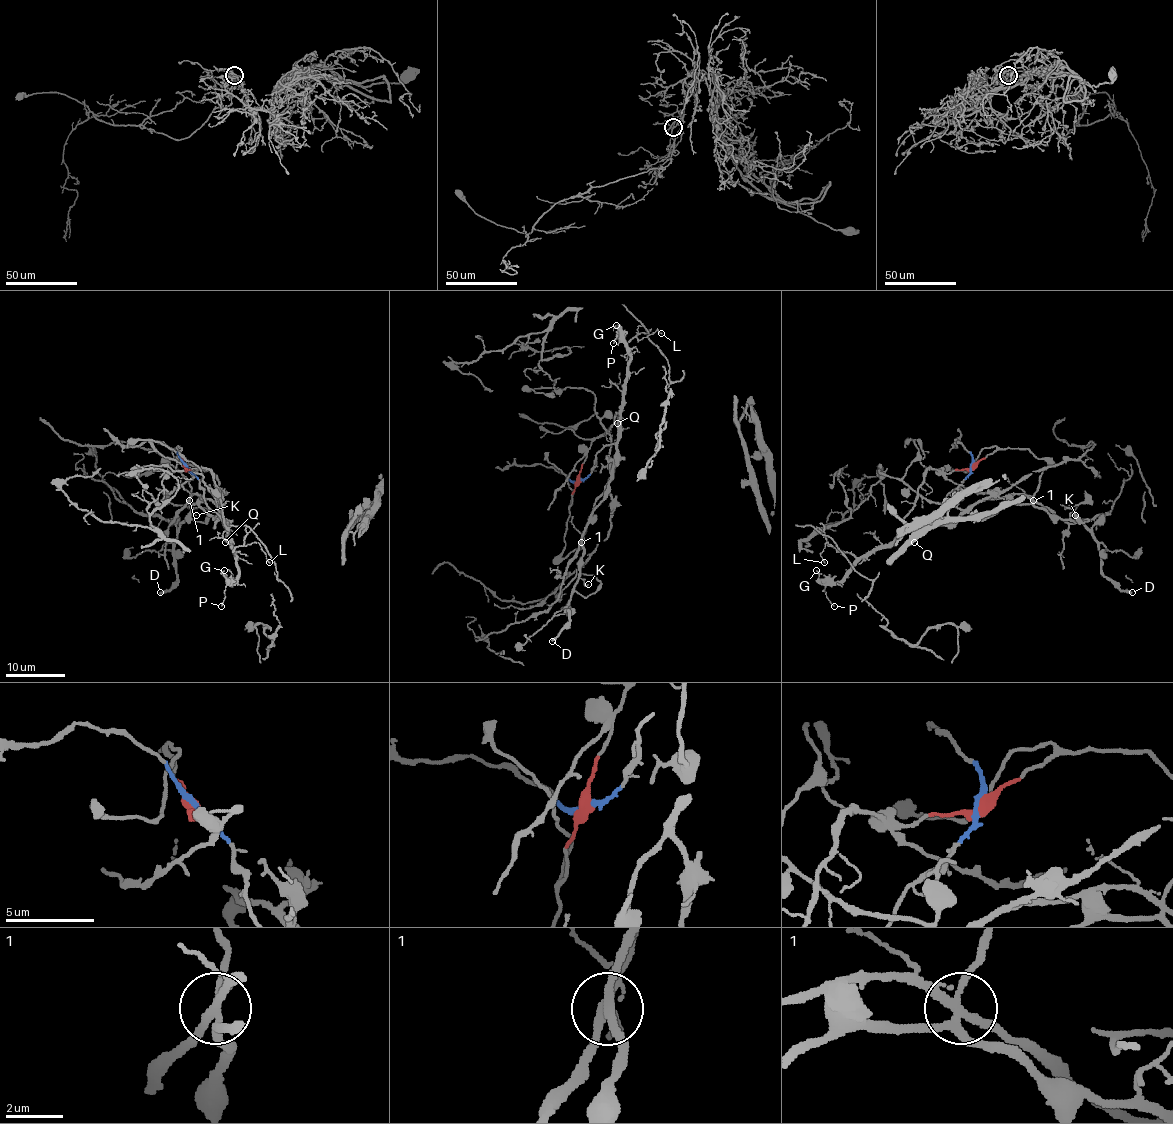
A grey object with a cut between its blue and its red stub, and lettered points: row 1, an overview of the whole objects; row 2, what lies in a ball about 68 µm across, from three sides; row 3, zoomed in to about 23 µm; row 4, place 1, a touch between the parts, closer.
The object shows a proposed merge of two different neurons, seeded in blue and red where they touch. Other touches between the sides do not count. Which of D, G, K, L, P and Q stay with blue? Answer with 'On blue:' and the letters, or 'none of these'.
On blue: G, L, P, Q

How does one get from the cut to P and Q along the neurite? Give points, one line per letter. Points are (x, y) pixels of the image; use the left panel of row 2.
P: (186, 467), (199, 481), (203, 496), (226, 526), (230, 546), (234, 551), (237, 579), (229, 583), (221, 605)
Q: (186, 467), (199, 481), (203, 496), (226, 526), (226, 542)

